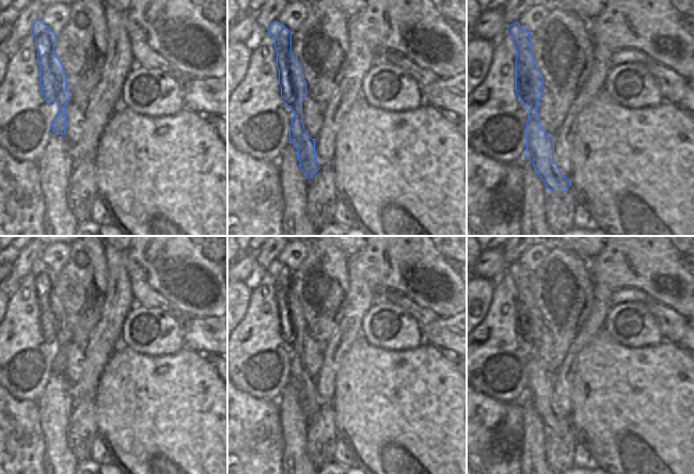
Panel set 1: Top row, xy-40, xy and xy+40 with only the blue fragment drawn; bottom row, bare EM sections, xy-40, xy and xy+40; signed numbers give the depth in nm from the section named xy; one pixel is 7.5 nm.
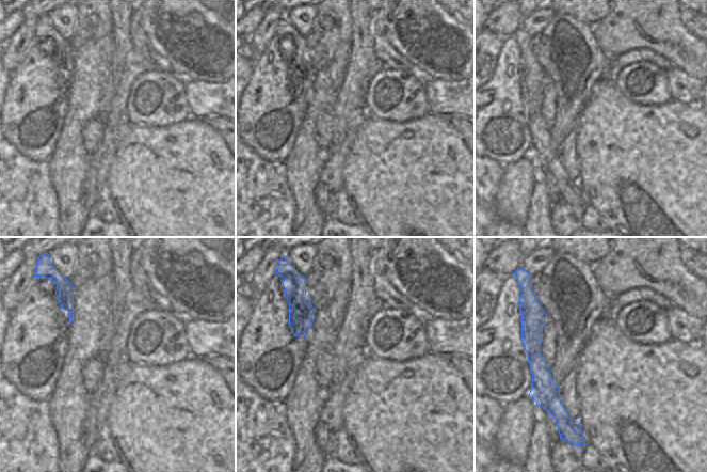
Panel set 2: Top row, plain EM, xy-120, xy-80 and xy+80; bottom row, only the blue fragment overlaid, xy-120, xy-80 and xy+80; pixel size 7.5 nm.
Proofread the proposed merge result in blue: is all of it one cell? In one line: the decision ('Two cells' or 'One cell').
One cell

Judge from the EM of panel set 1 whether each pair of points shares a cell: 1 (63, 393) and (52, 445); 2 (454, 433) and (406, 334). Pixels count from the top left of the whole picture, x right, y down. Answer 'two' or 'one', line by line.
1: one
2: two

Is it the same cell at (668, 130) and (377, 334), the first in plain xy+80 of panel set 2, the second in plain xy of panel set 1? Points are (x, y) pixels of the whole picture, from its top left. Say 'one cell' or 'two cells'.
two cells

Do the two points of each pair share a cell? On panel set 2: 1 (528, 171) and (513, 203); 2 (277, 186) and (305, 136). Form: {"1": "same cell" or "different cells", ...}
{"1": "same cell", "2": "different cells"}

